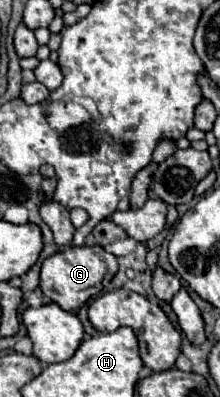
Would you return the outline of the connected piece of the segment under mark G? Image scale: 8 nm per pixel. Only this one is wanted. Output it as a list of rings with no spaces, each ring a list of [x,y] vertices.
[[[68,246],[42,262],[40,288],[42,292],[68,312],[76,312],[92,296],[102,292],[102,286],[110,282],[118,272],[118,258],[106,252],[102,246]]]

